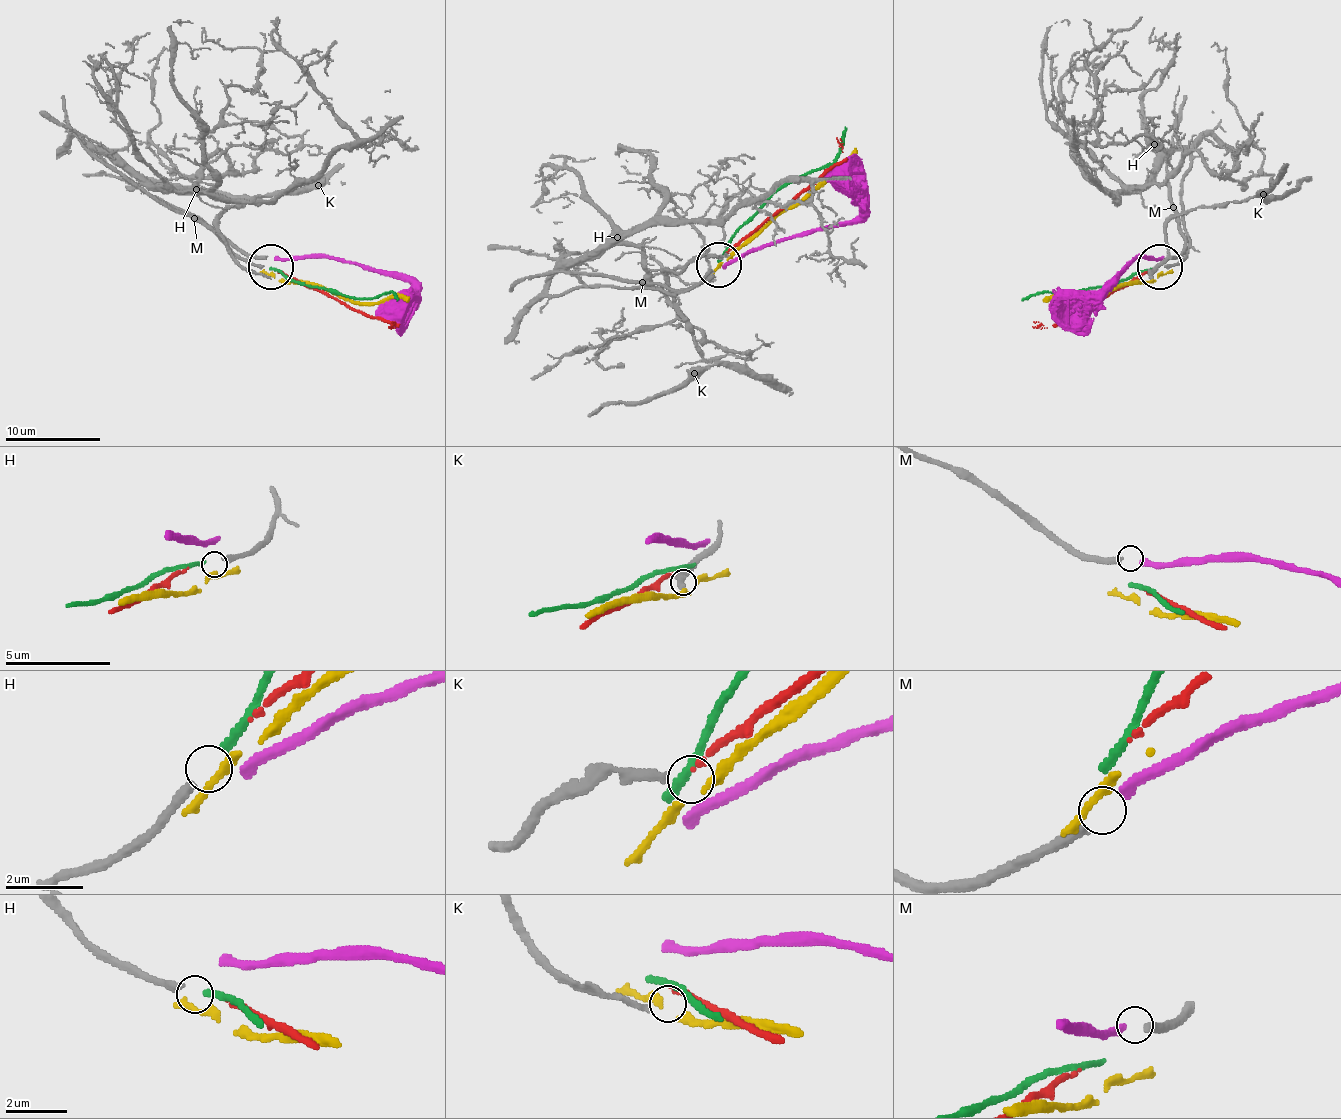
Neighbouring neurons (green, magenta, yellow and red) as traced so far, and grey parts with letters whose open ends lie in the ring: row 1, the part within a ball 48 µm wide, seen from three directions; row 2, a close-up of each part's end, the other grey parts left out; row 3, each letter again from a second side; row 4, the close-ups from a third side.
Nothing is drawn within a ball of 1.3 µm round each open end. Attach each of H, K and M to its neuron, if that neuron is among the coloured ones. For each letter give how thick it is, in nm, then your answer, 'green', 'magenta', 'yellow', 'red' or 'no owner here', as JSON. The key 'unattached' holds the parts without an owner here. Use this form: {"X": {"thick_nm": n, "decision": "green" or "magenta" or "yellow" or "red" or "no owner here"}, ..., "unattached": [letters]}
{"H": {"thick_nm": 260, "decision": "green"}, "K": {"thick_nm": 190, "decision": "no owner here"}, "M": {"thick_nm": 320, "decision": "magenta"}, "unattached": ["K"]}

